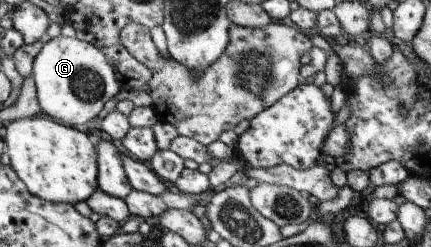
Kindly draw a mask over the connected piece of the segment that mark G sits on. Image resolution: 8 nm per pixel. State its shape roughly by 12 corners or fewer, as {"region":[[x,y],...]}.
{"region":[[59,35],[33,75],[43,113],[83,128],[123,90],[94,43]]}

